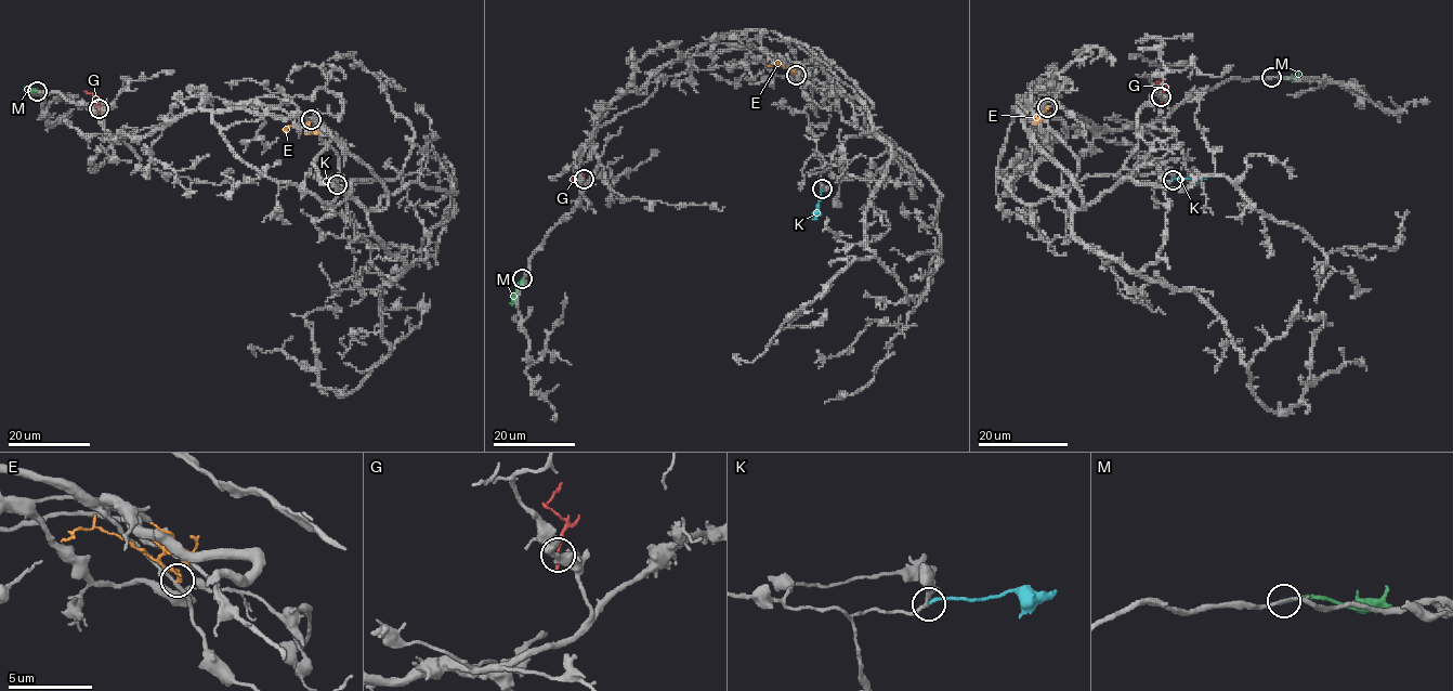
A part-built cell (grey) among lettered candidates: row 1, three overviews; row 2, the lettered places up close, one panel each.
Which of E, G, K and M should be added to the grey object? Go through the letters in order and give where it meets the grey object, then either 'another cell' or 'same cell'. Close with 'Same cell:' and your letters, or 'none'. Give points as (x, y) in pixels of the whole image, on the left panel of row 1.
E: meets grey at (311, 119); another cell
G: meets grey at (99, 108); another cell
K: meets grey at (337, 184); same cell
M: meets grey at (37, 91); another cell
Same cell: K

